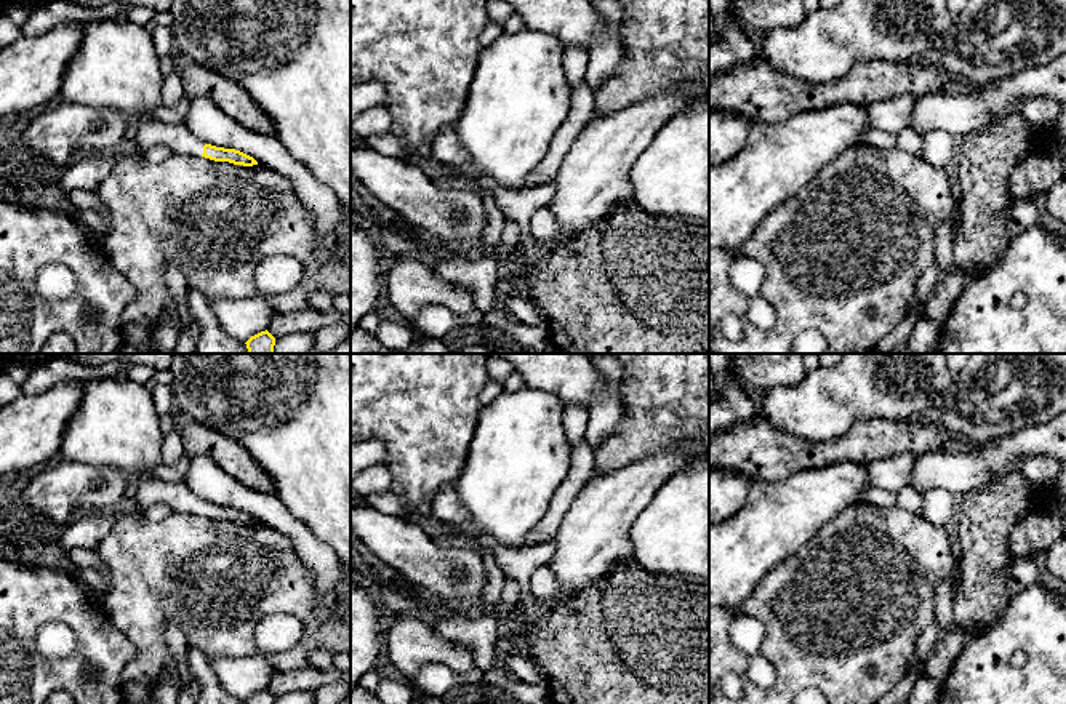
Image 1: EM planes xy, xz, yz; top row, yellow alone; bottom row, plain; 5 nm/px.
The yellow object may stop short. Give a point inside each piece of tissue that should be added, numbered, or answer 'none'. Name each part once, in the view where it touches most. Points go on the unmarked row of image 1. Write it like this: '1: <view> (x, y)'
1: xy (176, 495)

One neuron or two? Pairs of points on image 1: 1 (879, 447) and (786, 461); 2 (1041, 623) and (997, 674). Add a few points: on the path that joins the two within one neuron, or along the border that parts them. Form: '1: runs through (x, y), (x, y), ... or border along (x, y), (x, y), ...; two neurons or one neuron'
1: runs through (857, 447), (815, 455), (809, 460); one neuron
2: runs through (1023, 628), (1012, 632), (989, 656); one neuron

